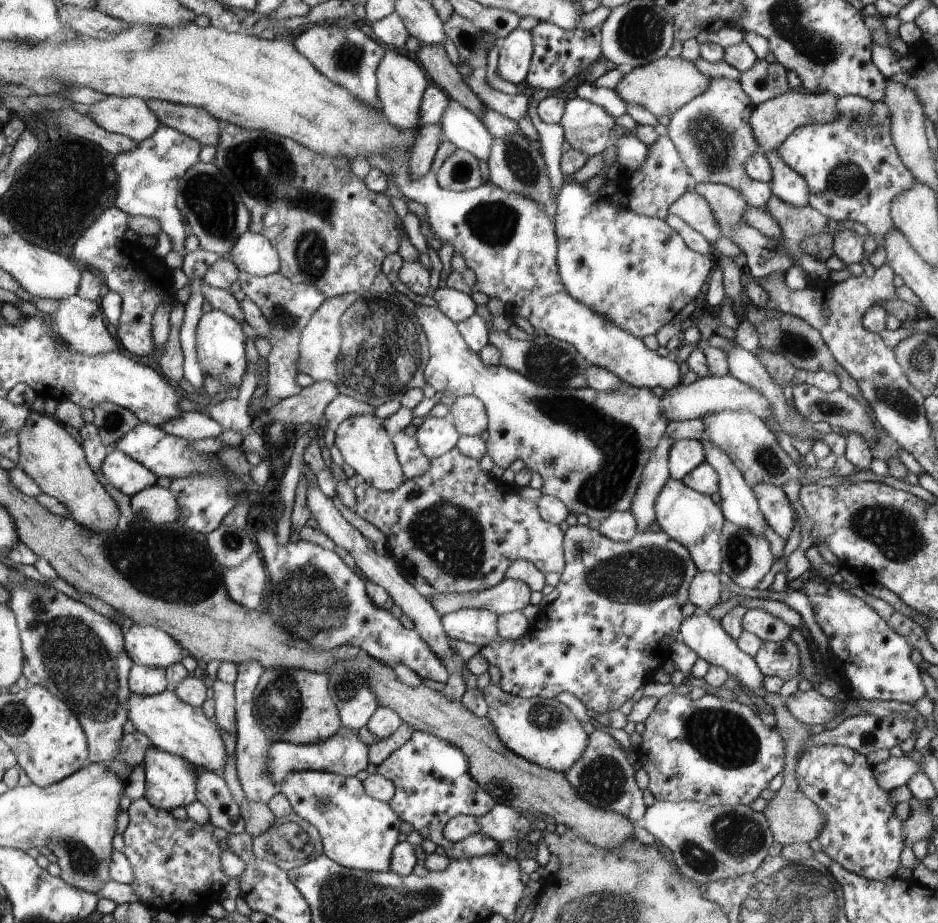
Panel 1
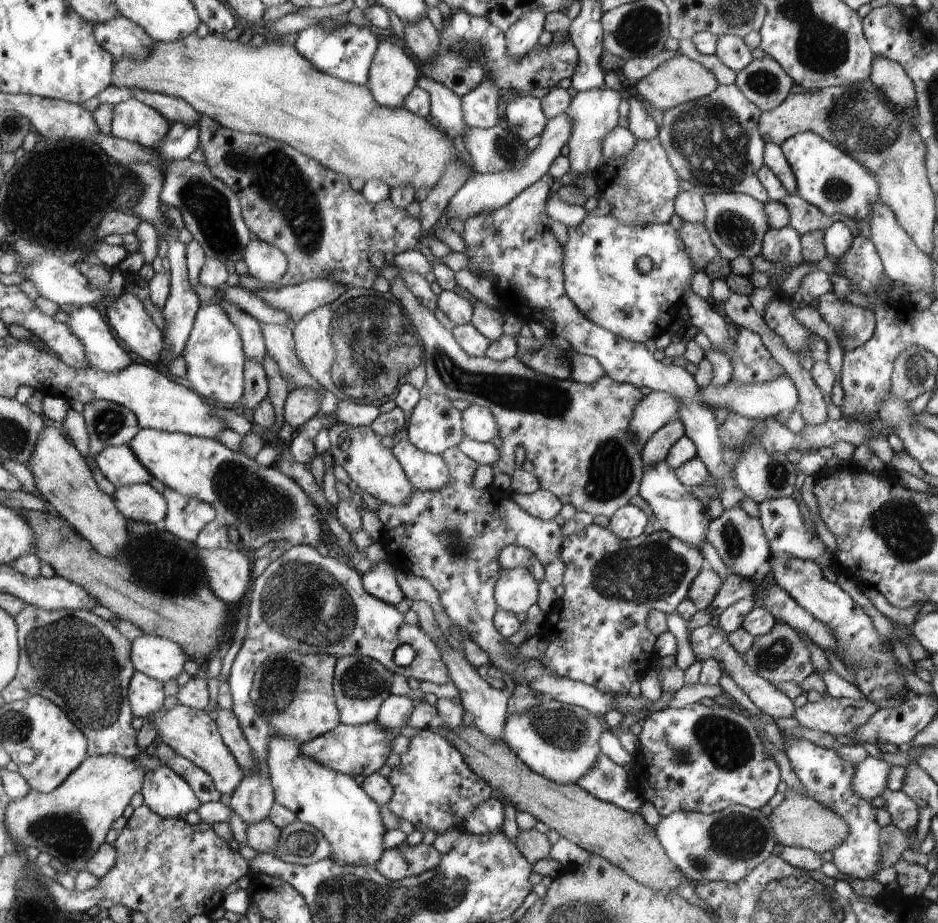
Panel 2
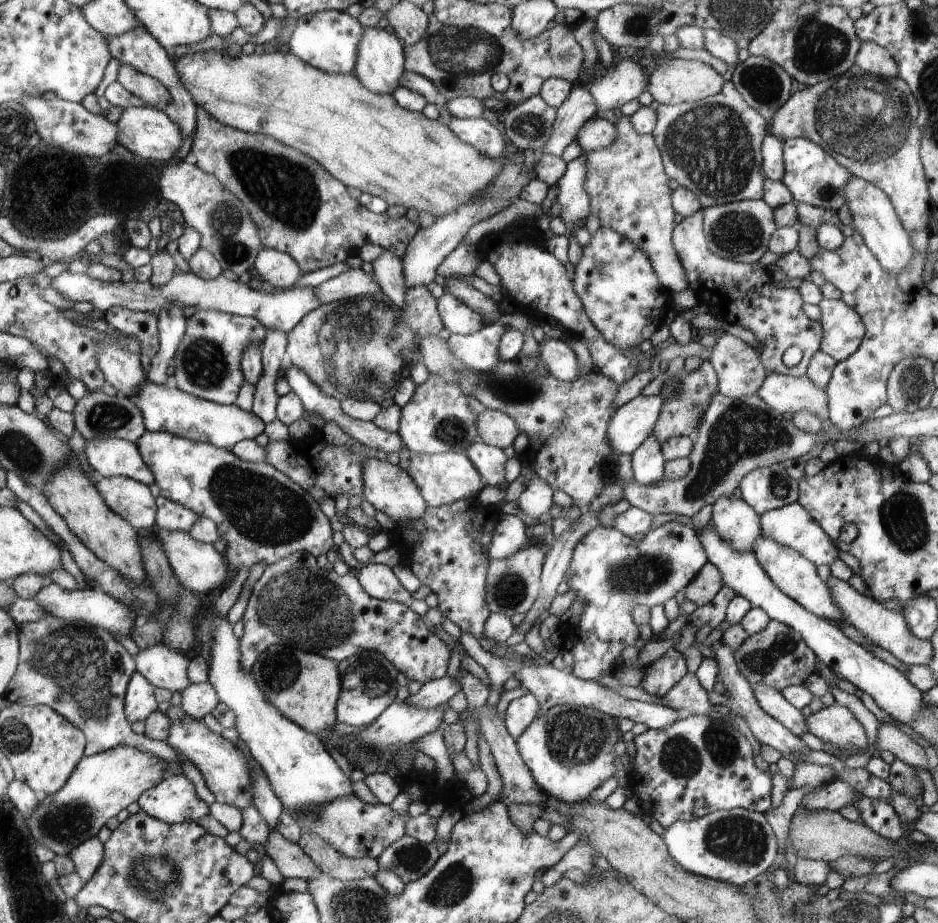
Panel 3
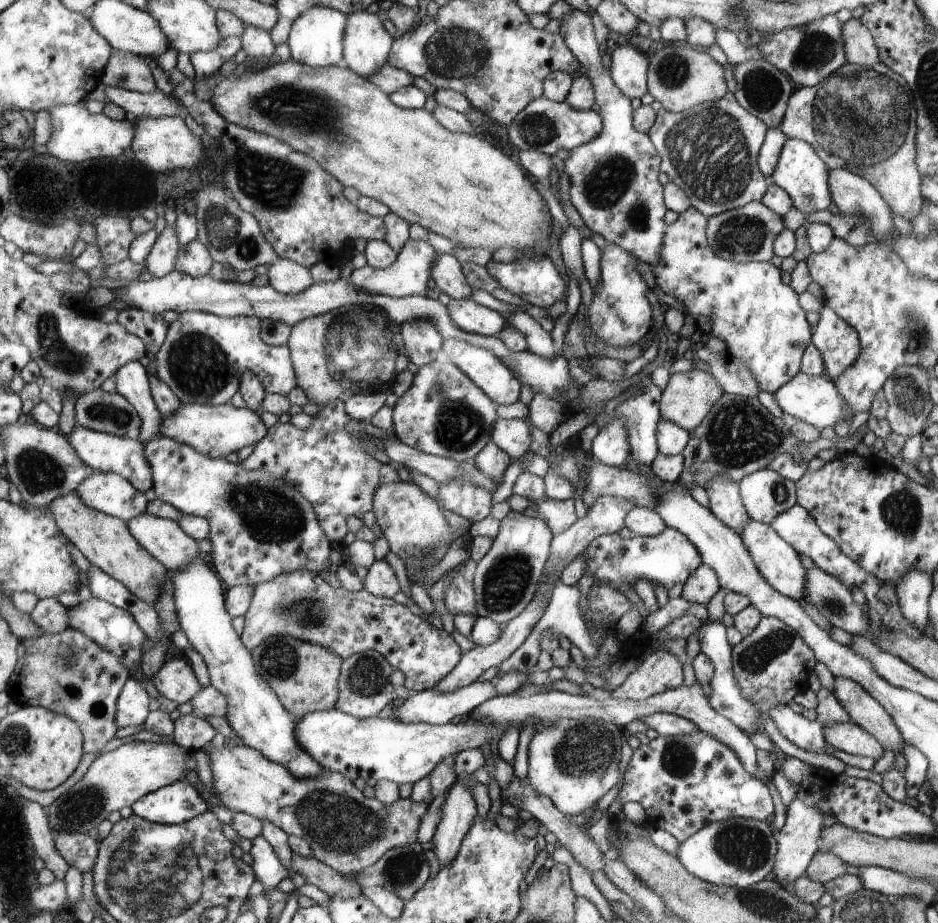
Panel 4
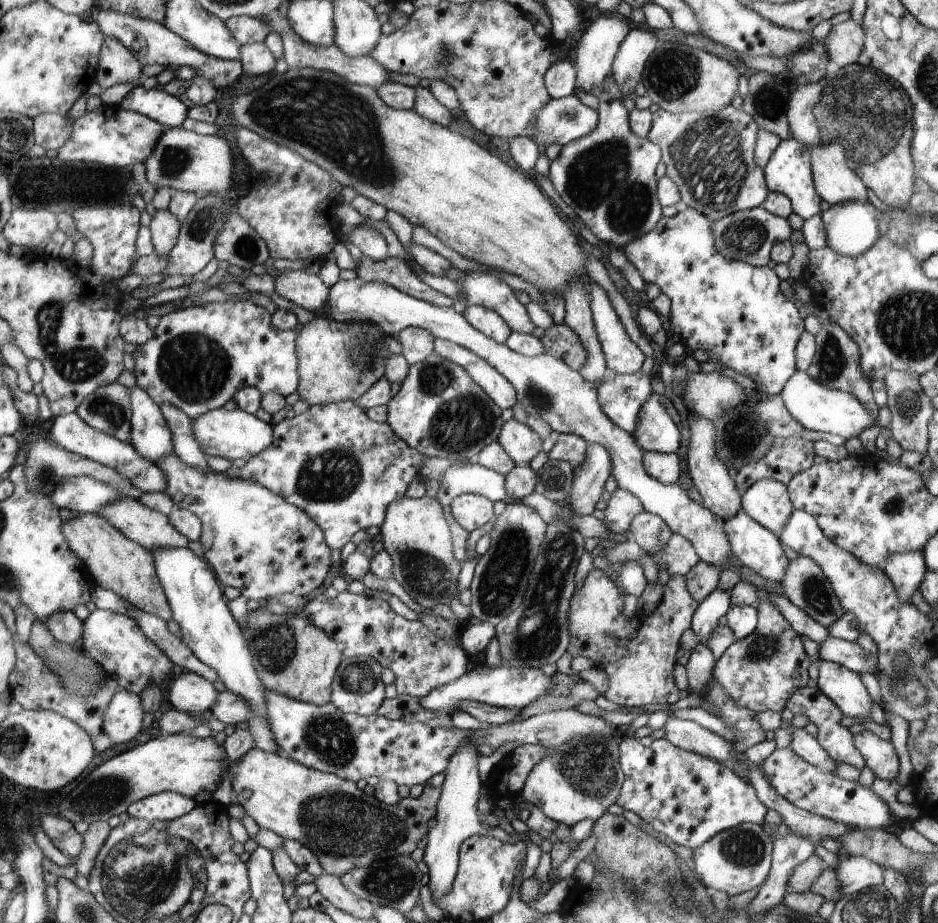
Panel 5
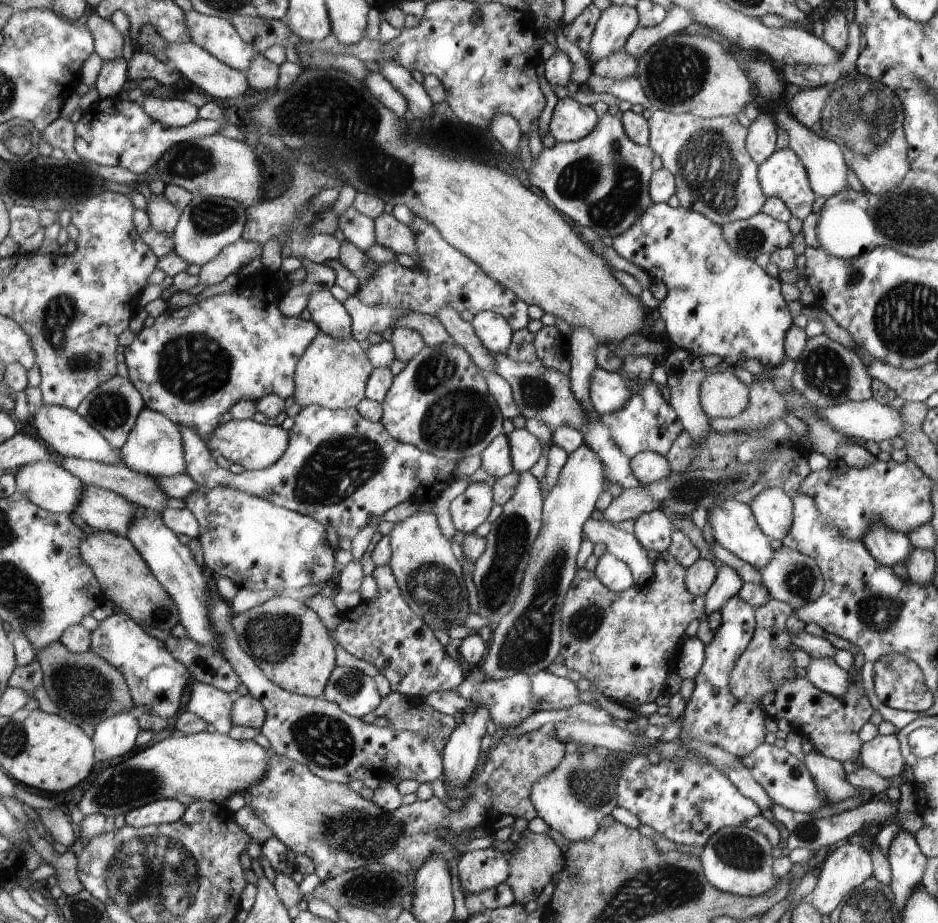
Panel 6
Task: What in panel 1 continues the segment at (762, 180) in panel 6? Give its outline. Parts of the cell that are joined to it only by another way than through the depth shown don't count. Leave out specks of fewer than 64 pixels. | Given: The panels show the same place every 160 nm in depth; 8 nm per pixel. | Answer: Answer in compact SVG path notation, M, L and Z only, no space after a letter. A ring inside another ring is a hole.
M846 95L837 100L838 120L832 123L809 124L798 127L777 148L780 158L807 180L809 205L830 220L838 222L854 221L863 224L869 235L885 238L894 229L890 214L892 199L902 191L912 188L916 182L913 174L904 166L891 139L889 108L884 102L863 99L856 95Z

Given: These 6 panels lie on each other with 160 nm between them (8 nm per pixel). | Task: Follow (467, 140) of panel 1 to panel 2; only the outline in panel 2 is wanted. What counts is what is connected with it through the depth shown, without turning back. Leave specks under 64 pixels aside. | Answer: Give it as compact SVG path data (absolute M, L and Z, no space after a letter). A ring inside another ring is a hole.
M424 76L420 78L417 86L431 93L431 116L444 132L452 130L462 138L470 134L468 130L472 128L464 120L462 97L454 94L444 84Z

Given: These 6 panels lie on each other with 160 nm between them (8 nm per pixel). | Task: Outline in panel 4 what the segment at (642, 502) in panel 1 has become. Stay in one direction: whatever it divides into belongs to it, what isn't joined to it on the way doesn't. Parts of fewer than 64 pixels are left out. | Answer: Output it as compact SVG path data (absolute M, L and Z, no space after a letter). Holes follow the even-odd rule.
M691 369L681 373L671 374L665 390L659 400L661 418L672 421L684 430L690 432L704 420L708 411L717 400L726 394L715 376L699 369Z

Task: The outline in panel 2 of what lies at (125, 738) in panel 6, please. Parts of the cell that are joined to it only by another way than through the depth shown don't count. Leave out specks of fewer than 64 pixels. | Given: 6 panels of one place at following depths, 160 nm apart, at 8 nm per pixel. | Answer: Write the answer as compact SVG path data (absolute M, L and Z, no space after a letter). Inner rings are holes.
M136 671L130 683L130 702L133 717L145 720L164 705L163 683Z

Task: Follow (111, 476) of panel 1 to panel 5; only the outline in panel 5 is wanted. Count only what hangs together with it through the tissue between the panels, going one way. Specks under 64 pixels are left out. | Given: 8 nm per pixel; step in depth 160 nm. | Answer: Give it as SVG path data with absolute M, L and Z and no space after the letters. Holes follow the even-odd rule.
M77 410L73 413L52 417L50 421L50 440L64 450L95 460L100 464L114 467L115 471L120 471L123 477L129 478L129 481L132 481L133 485L143 493L164 493L167 490L168 476L158 464L141 457L134 446L129 443L119 441L116 437L100 432L99 429L92 428L91 425L80 418Z

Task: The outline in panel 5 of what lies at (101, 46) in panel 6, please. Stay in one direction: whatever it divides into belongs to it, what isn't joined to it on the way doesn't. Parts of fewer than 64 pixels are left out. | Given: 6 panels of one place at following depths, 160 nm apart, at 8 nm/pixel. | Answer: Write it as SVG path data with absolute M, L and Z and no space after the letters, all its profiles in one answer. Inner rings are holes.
M106 36L99 54L99 67L95 82L104 91L114 84L133 82L140 84L142 65L134 53L116 37Z

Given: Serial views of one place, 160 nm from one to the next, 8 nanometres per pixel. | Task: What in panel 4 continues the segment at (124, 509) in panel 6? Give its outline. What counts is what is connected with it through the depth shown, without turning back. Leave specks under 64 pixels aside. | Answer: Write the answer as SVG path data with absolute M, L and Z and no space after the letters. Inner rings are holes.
M144 511L129 520L128 528L147 551L166 566L168 572L200 561L203 555L198 549L199 541L188 536L175 520Z

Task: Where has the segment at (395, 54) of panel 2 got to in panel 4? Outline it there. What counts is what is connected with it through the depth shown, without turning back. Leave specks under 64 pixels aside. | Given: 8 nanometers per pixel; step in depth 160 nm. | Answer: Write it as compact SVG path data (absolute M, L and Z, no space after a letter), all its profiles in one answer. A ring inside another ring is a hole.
M354 11L347 15L347 28L343 34L343 65L361 77L368 78L372 73L379 72L380 68L390 60L392 38L384 30L382 20L378 14Z

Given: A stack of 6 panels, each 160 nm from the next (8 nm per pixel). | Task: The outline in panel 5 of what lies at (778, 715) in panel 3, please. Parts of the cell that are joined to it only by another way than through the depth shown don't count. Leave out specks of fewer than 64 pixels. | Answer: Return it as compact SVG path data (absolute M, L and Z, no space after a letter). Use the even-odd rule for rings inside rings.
M782 724L782 730L786 730L792 737L789 747L805 761L820 770L834 773L837 762L821 747L817 737L810 736L804 728L795 729L792 724Z

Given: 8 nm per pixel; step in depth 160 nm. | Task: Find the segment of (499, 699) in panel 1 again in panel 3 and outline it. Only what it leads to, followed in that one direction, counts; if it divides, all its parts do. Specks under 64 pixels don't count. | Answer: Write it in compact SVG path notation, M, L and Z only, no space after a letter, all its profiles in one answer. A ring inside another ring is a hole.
M557 705L535 718L516 739L518 752L534 780L546 794L568 802L585 802L586 798L616 774L614 746L622 732L616 722L594 708Z

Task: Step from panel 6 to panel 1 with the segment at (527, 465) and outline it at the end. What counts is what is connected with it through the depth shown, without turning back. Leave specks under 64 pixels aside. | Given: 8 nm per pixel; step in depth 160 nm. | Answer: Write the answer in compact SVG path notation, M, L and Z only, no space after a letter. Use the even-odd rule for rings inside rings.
M458 396L449 408L450 418L454 420L460 434L479 436L487 430L488 417L483 401L475 396Z

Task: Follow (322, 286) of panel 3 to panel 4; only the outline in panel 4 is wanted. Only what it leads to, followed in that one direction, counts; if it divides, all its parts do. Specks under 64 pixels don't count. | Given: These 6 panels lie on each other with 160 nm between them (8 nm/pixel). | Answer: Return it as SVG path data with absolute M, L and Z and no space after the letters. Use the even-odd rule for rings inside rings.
M411 238L406 241L398 258L390 266L383 269L375 269L366 265L359 270L353 270L350 279L361 291L380 293L393 297L405 297L410 295L424 296L427 291L427 282L431 278L431 266L435 256L439 255L429 242L415 241Z

